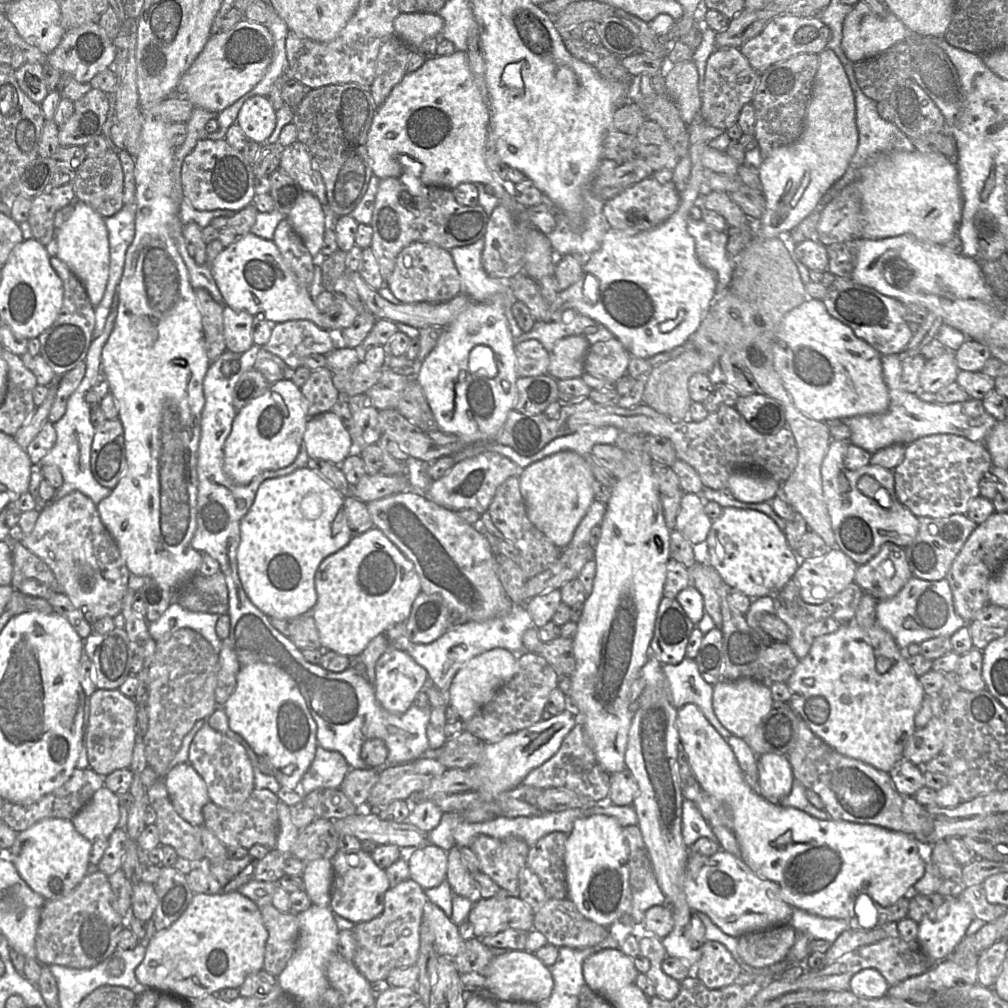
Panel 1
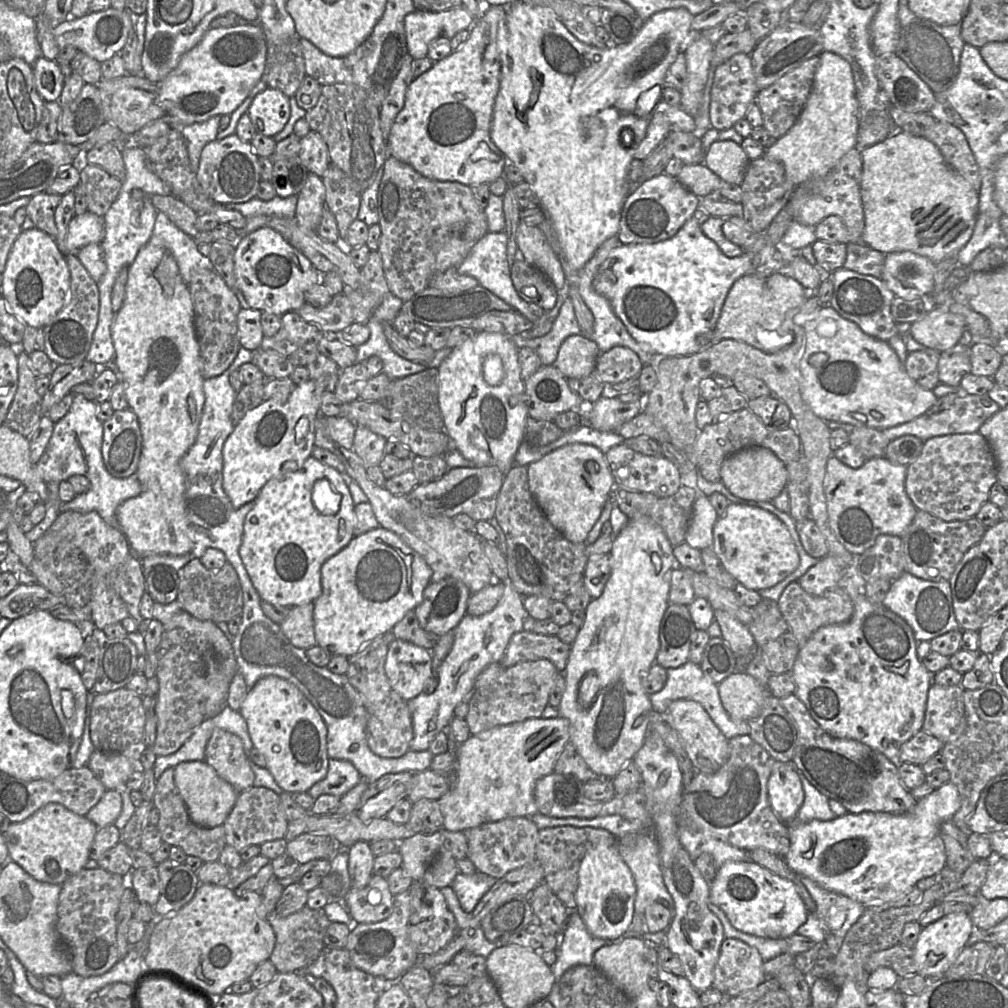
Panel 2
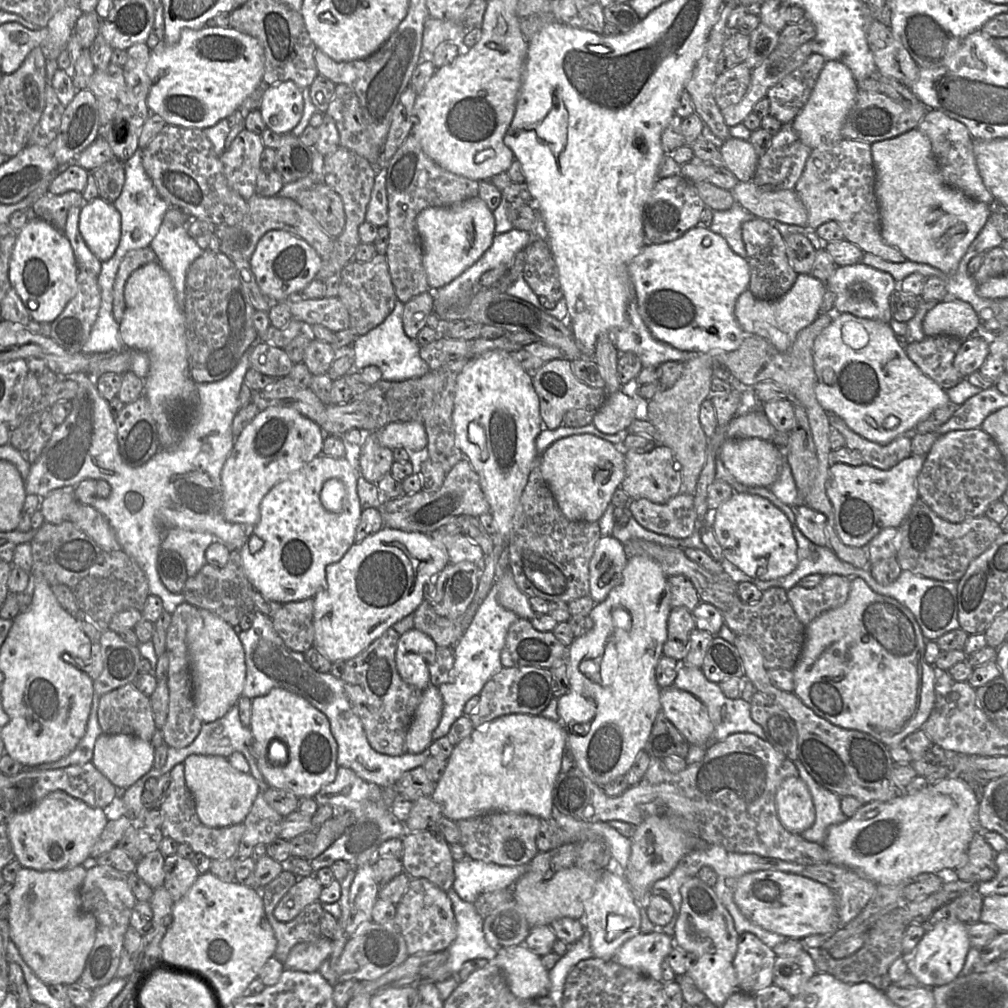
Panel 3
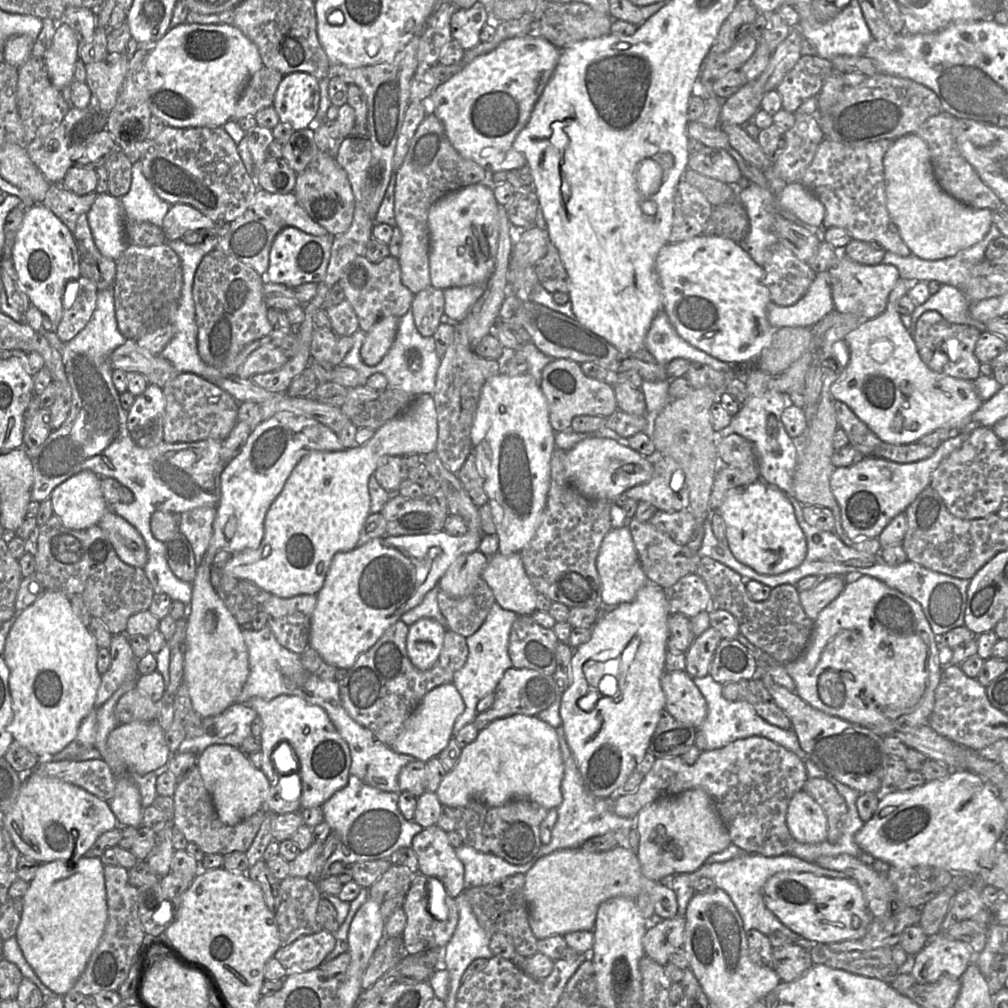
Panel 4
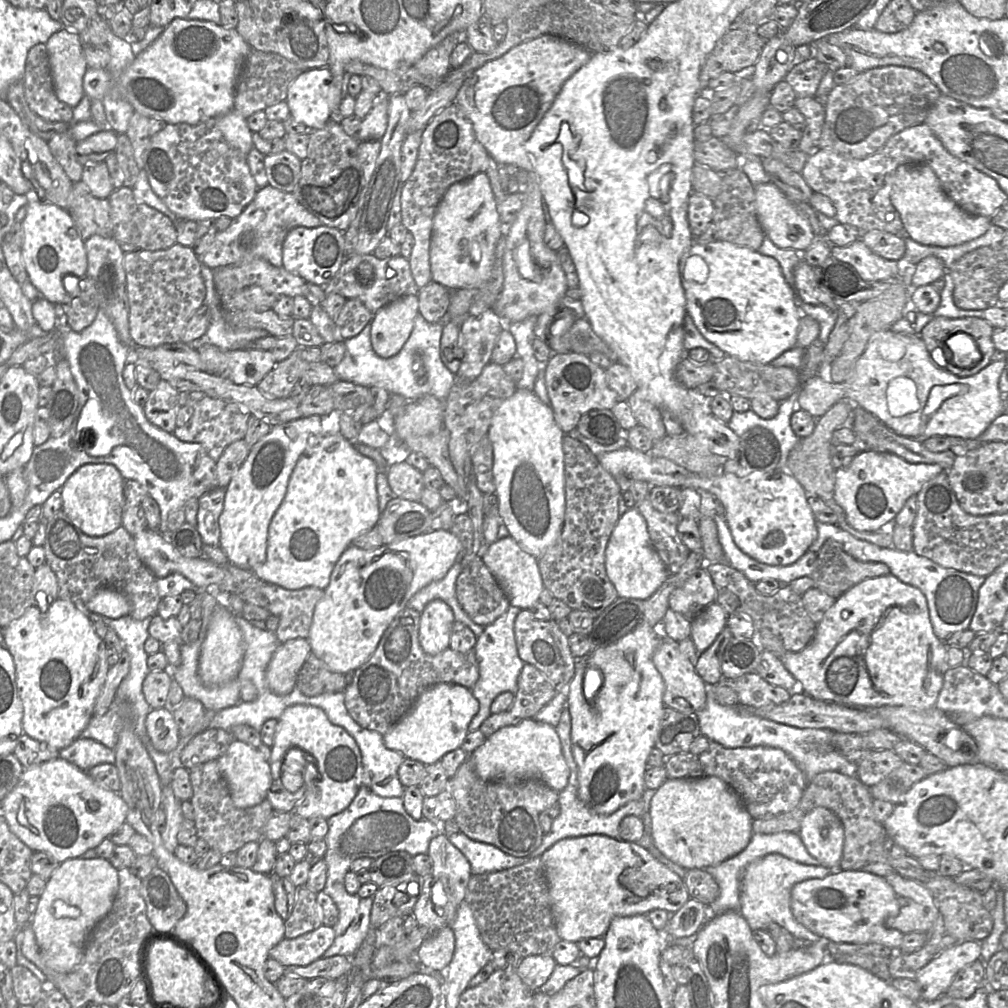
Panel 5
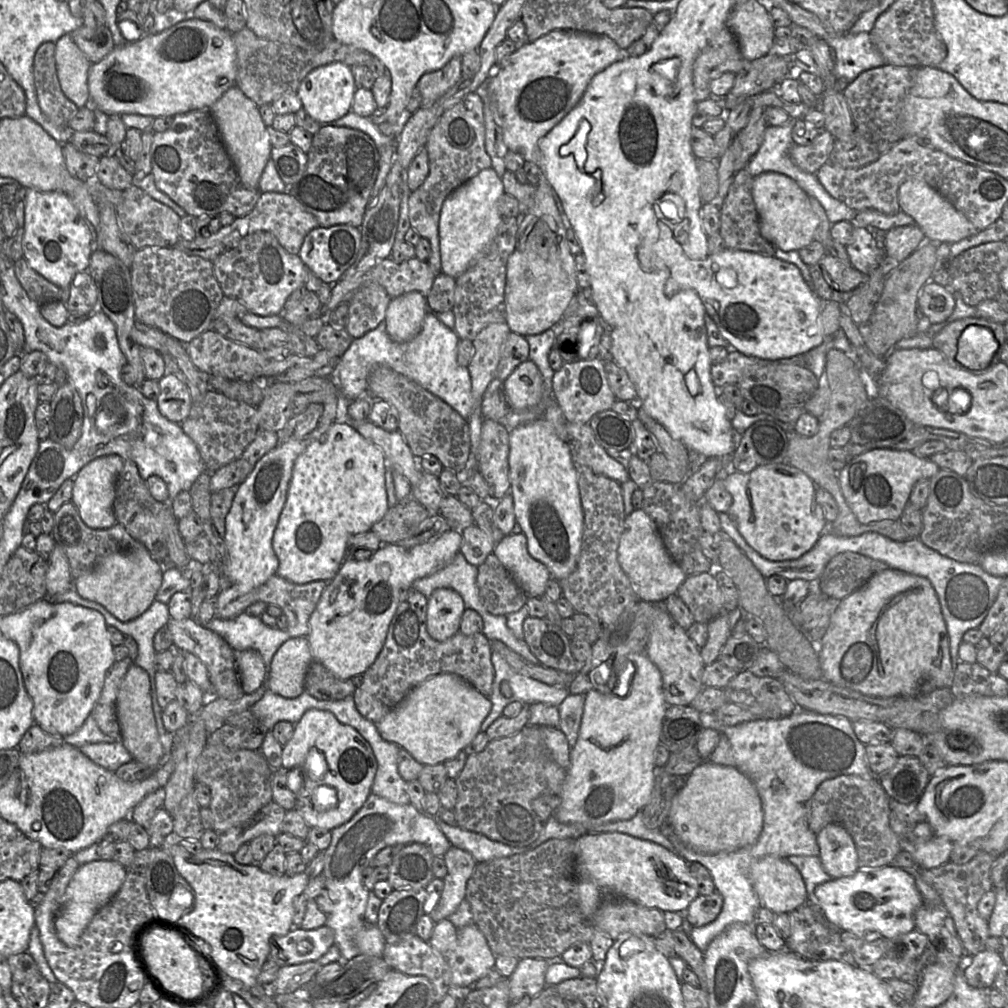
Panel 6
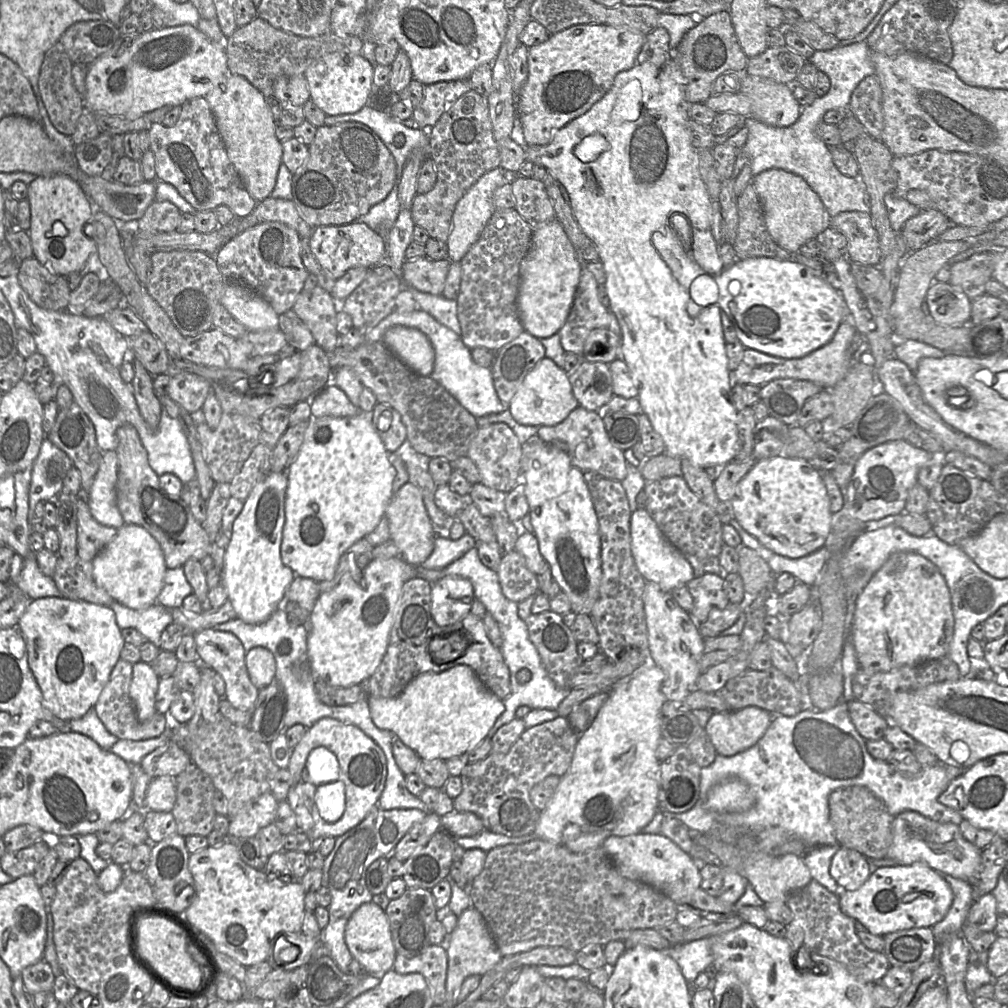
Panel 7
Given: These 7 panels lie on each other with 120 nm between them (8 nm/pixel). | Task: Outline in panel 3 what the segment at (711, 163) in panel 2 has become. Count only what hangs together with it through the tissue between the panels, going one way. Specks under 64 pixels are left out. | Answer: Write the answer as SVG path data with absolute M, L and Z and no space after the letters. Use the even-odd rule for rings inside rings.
M730 137L725 140L719 151L726 167L739 182L752 181L759 156L750 142Z

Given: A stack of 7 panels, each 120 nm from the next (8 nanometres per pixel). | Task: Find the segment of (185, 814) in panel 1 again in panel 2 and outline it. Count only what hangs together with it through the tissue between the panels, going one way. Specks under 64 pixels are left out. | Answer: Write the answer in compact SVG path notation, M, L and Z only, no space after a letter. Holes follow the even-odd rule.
M205 761L181 762L174 768L174 782L185 802L190 819L202 828L222 826L239 793Z

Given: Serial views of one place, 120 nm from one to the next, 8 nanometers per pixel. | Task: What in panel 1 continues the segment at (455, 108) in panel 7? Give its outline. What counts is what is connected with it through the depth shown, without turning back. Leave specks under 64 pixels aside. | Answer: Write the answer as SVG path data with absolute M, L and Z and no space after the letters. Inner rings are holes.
M399 178L381 179L370 222L373 230L370 248L378 262L384 286L387 286L398 254L409 244L435 244L447 251L473 244L483 239L488 217L479 204L474 207L460 205L451 189L422 186L419 193L410 194Z

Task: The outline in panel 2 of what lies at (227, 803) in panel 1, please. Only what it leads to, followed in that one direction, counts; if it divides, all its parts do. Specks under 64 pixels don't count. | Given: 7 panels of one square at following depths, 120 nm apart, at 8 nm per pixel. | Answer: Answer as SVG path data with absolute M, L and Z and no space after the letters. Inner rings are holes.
M215 728L206 746L204 761L238 793L253 786L255 775L238 736Z

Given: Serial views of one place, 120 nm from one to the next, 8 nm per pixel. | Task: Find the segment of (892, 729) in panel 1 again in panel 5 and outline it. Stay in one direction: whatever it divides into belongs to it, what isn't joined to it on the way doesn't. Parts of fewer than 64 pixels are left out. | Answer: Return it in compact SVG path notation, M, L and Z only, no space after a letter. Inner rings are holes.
M892 574L865 579L837 598L823 619L816 624L816 632L809 645L799 652L786 652L778 656L786 669L800 683L803 693L813 699L853 708L877 708L881 706L906 706L926 710L935 706L944 684L944 675L949 669L946 662L947 646L934 633L930 620L927 599L923 592L899 580Z

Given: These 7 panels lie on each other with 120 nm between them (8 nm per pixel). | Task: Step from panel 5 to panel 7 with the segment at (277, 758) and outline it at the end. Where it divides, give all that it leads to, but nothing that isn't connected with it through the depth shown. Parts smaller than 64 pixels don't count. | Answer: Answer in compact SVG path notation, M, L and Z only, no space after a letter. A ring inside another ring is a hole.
M322 718L307 728L303 738L291 752L287 769L292 775L287 801L296 815L298 830L306 834L310 841L319 837L337 838L362 822L377 805L387 776L385 755L375 741L358 727L332 718ZM317 747L325 747L334 753L339 763L339 776L334 782L315 786L310 782L306 762L310 752Z

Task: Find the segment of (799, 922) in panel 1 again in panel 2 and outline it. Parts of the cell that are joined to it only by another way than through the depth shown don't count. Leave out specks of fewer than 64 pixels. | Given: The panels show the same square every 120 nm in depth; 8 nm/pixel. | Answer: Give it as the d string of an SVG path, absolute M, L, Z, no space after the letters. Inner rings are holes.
M793 871L811 898L815 901L816 912L808 912L806 922L796 934L822 943L830 933L844 938L849 929L859 920L866 906L850 897L828 890L812 879Z

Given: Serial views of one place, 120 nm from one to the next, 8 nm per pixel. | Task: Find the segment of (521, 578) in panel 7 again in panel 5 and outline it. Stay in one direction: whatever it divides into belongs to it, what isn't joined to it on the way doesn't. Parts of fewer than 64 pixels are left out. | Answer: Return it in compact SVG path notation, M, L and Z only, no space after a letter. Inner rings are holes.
M482 558L463 568L456 581L456 597L470 619L483 627L493 623L511 606Z

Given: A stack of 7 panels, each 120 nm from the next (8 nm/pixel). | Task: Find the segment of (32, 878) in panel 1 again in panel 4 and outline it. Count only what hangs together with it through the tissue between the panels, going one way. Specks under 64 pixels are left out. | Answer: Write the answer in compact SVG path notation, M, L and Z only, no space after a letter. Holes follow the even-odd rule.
M37 773L23 776L19 795L4 817L5 828L21 855L42 863L79 859L103 833L119 826L108 802L86 790Z

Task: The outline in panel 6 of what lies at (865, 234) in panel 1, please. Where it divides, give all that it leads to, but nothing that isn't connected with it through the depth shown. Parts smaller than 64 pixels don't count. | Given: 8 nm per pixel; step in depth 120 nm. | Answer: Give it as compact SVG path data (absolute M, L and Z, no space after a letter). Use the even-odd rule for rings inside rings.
M911 178L903 182L898 190L898 203L900 210L914 219L927 241L952 244L978 232L961 212L923 180Z

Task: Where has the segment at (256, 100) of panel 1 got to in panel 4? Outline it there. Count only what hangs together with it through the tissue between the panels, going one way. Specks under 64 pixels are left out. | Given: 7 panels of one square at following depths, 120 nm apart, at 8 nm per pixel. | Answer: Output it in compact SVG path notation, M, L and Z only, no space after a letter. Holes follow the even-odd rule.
M293 72L283 77L274 96L272 106L280 123L289 124L294 131L305 129L317 114L320 102L319 80L305 72Z

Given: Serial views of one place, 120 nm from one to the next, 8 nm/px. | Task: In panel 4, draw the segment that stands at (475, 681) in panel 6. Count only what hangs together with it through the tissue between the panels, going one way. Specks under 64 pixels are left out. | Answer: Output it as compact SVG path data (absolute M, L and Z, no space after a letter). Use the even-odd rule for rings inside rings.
M398 620L392 624L379 640L365 653L361 654L347 671L346 676L338 681L340 699L349 716L361 726L371 731L383 744L390 746L404 728L408 718L431 689L441 684L452 683L454 672L436 664L429 670L420 670L409 659L406 648L409 626Z

